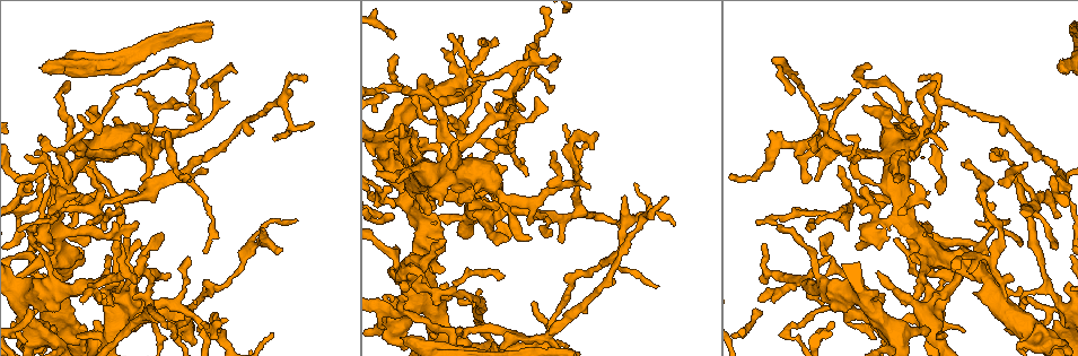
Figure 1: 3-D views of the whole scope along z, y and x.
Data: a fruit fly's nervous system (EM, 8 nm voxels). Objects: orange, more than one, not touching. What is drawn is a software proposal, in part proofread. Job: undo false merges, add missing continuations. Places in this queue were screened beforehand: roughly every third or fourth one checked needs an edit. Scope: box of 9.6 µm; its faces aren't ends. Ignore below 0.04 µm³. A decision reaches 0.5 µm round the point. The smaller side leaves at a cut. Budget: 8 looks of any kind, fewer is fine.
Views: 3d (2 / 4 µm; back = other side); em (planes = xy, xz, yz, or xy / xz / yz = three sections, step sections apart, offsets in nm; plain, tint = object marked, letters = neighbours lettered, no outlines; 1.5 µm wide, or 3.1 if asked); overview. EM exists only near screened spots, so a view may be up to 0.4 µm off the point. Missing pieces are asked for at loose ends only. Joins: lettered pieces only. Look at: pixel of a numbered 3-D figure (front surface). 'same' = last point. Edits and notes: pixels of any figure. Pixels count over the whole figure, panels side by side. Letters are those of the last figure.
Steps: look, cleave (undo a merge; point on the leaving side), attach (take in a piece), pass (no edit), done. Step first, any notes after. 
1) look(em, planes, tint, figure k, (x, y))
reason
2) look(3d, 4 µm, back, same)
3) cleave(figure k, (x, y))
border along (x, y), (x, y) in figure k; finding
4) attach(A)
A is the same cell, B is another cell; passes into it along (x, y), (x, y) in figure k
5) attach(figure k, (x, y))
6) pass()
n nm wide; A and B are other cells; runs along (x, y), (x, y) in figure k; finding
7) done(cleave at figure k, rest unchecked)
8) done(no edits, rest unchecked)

look(em, xy, step 4, letters, figure 1, (304, 82))
tapers out

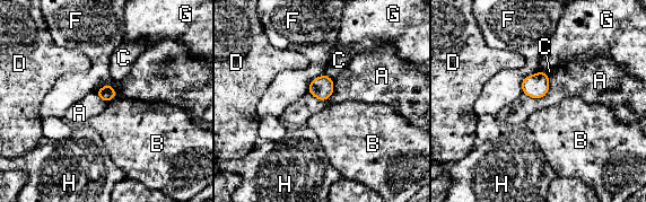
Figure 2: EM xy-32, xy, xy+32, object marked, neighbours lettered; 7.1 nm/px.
look(em, planes, letters, same)

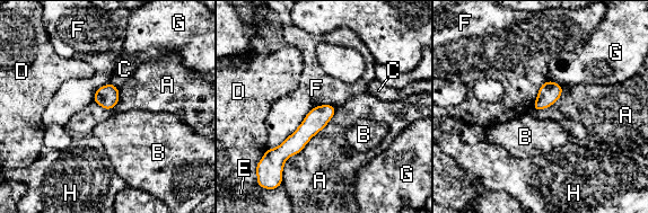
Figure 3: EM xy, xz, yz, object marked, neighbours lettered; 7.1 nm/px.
pass()
A, B, C, D, E, F, G and H are other cells; runs along (331, 108), (282, 154), (282, 159) in figure 3; none of them fits

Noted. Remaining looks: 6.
look(3d, 2 µm, figure 1, (963, 163))
an open end

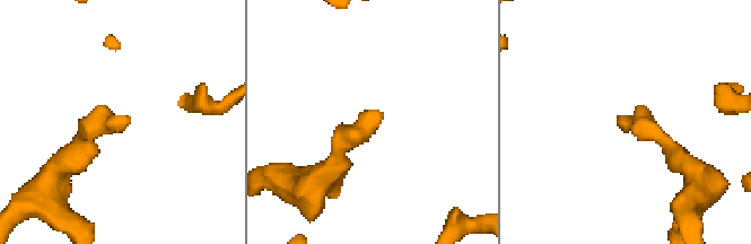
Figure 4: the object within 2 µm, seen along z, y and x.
look(em, planes, letters, figure 4, (619, 127))

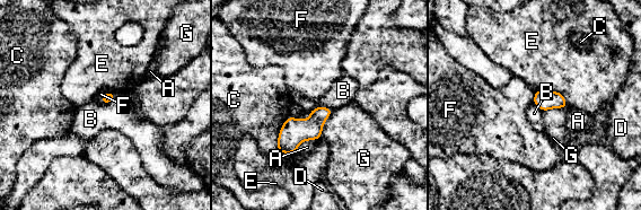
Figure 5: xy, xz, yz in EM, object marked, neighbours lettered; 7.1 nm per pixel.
pass()
A, B, C, D, E, F and G are other cells; border along (333, 110), (316, 107), (309, 113) in figure 5; none of them fits

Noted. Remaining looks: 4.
look(em, planes, letters, figure 1, (403, 337))
branch stops here

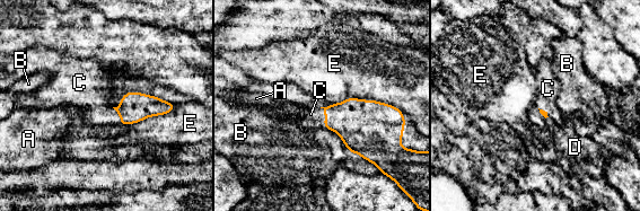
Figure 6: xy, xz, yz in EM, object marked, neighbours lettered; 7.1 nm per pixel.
attach(C)
C is the same cell, A, B, D and E are other cells; passes into it along (358, 122), (324, 113), (310, 114) in figure 6; the cell continues

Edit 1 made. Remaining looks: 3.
done(attach at figure 6, rest unchecked)

